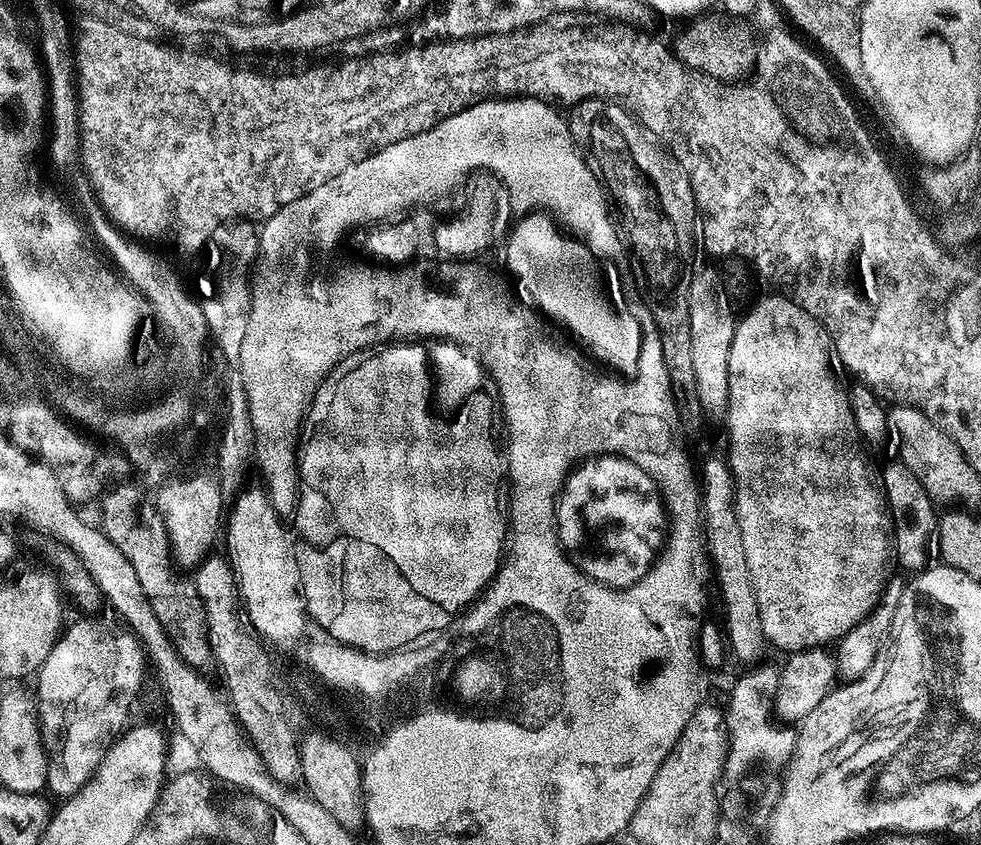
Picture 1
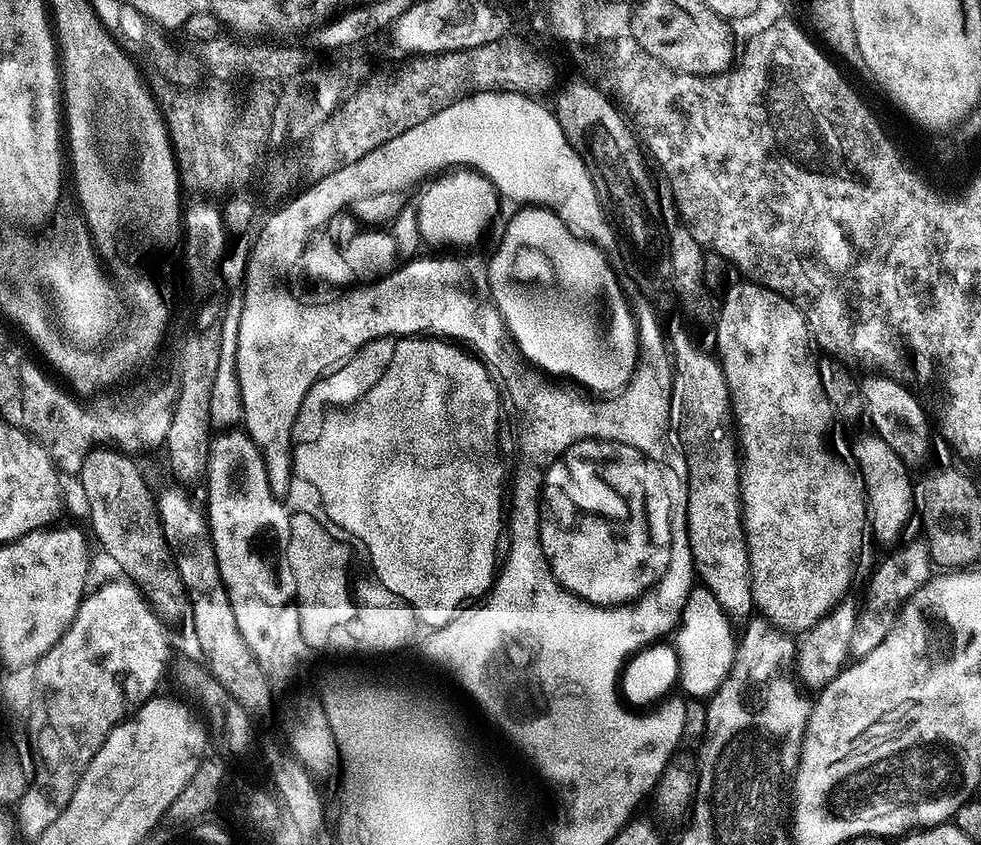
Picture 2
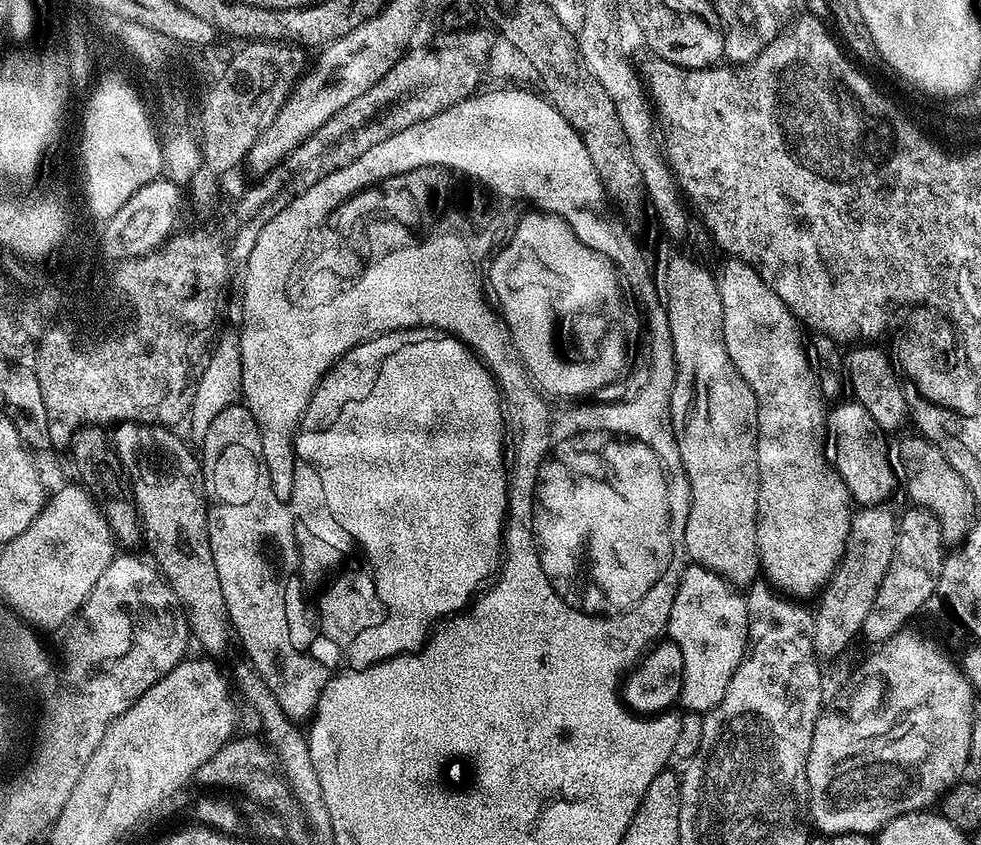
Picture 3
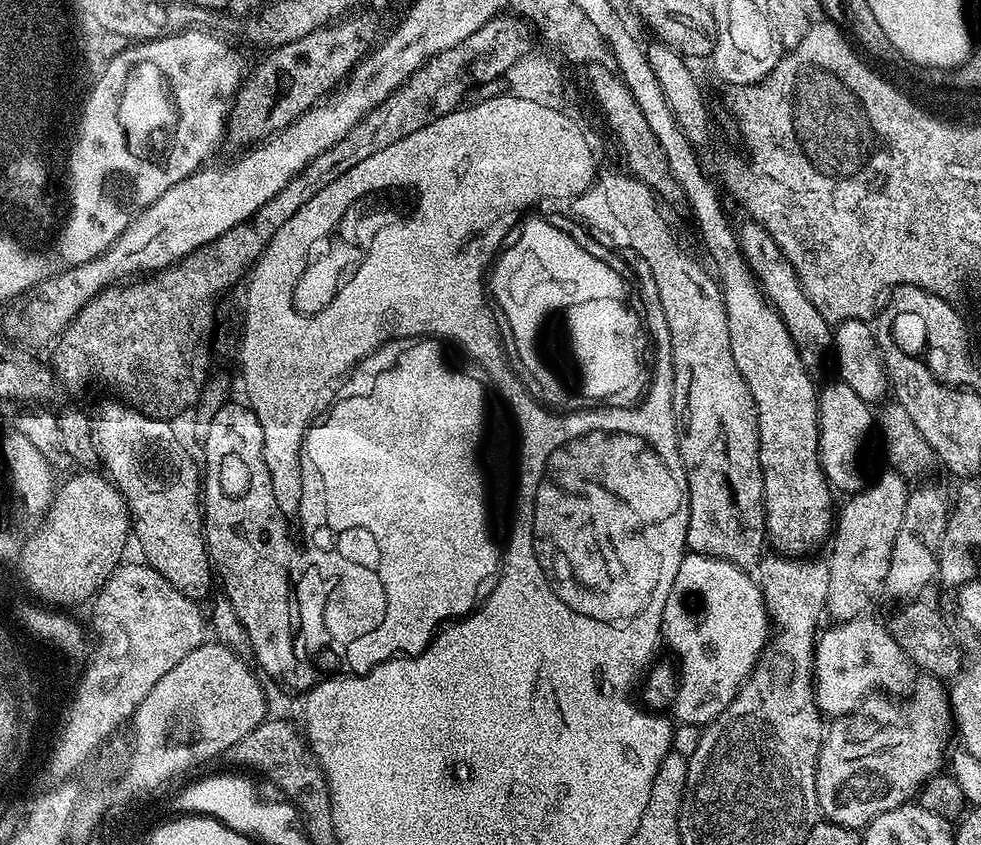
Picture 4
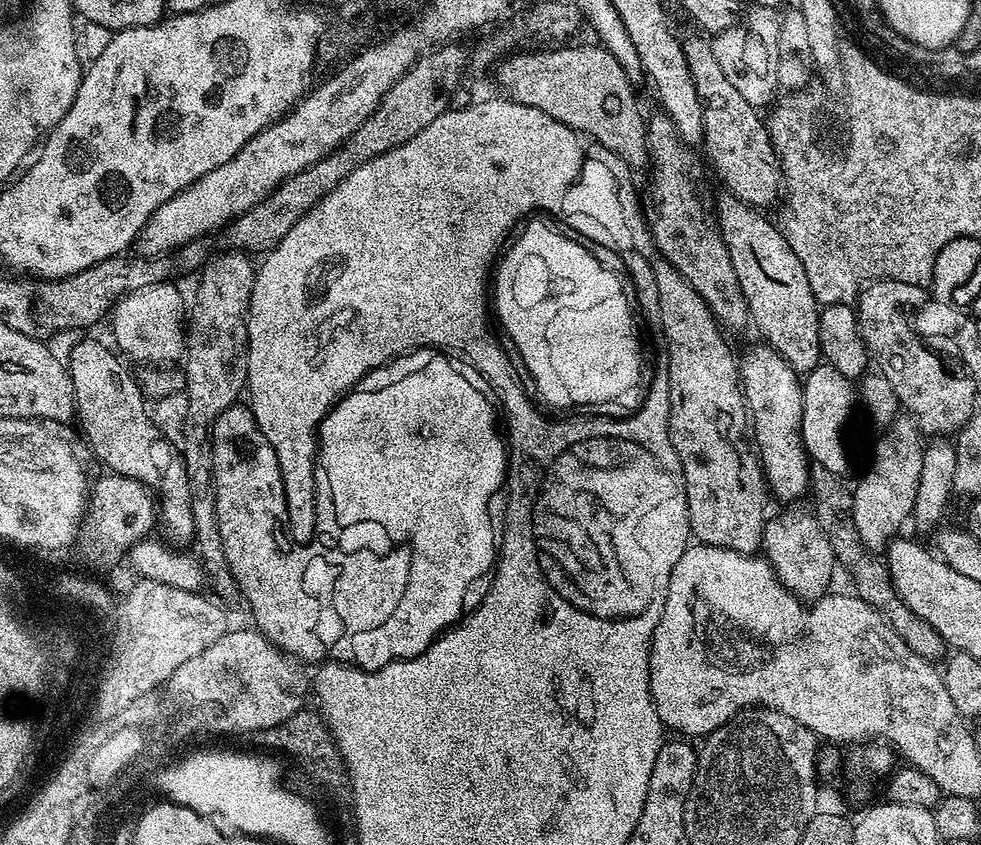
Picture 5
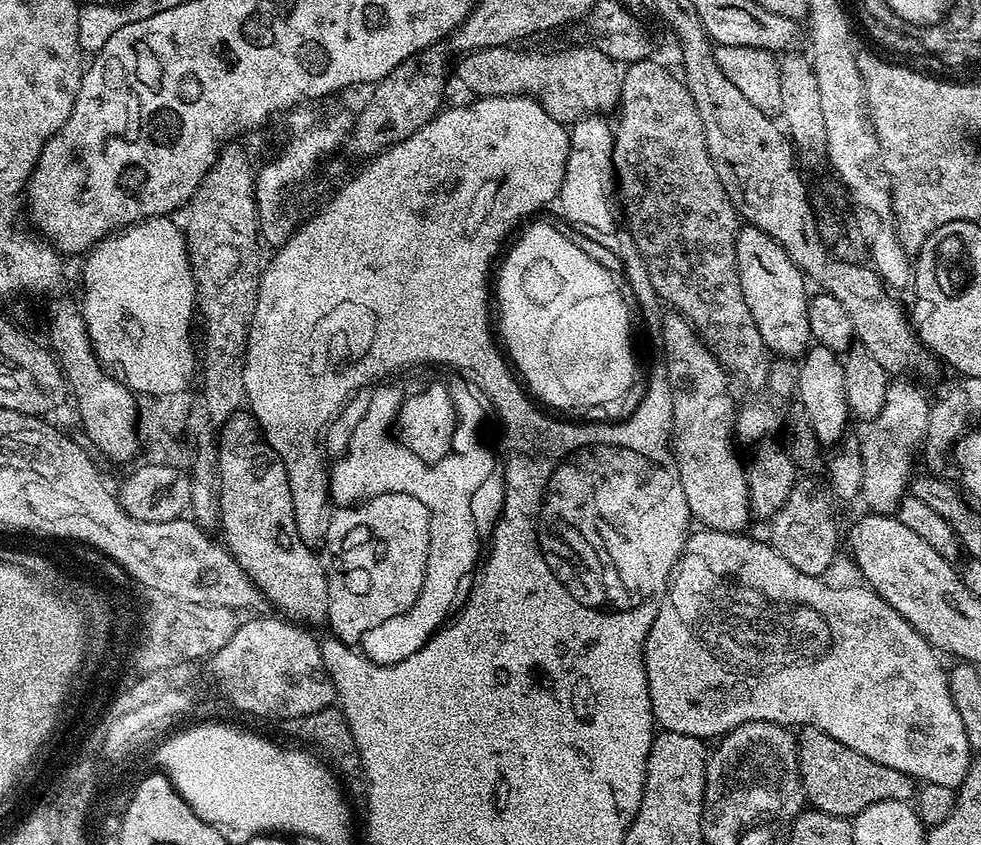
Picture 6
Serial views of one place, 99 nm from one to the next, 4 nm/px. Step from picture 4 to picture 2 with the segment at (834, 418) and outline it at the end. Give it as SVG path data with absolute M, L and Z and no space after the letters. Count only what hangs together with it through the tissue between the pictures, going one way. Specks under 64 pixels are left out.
M879 434L862 437L853 446L852 456L851 459L858 469L860 479L864 482L864 490L868 498L868 522L870 525L871 539L873 541L876 539L880 544L892 544L890 546L899 545L905 539L903 536L904 531L908 528L908 523L914 520L914 509L916 506L914 494L912 493L914 476L908 473L911 472L909 465L904 464L902 458L898 458L898 454L894 454L894 450L890 450L890 446L886 446L886 442Z

